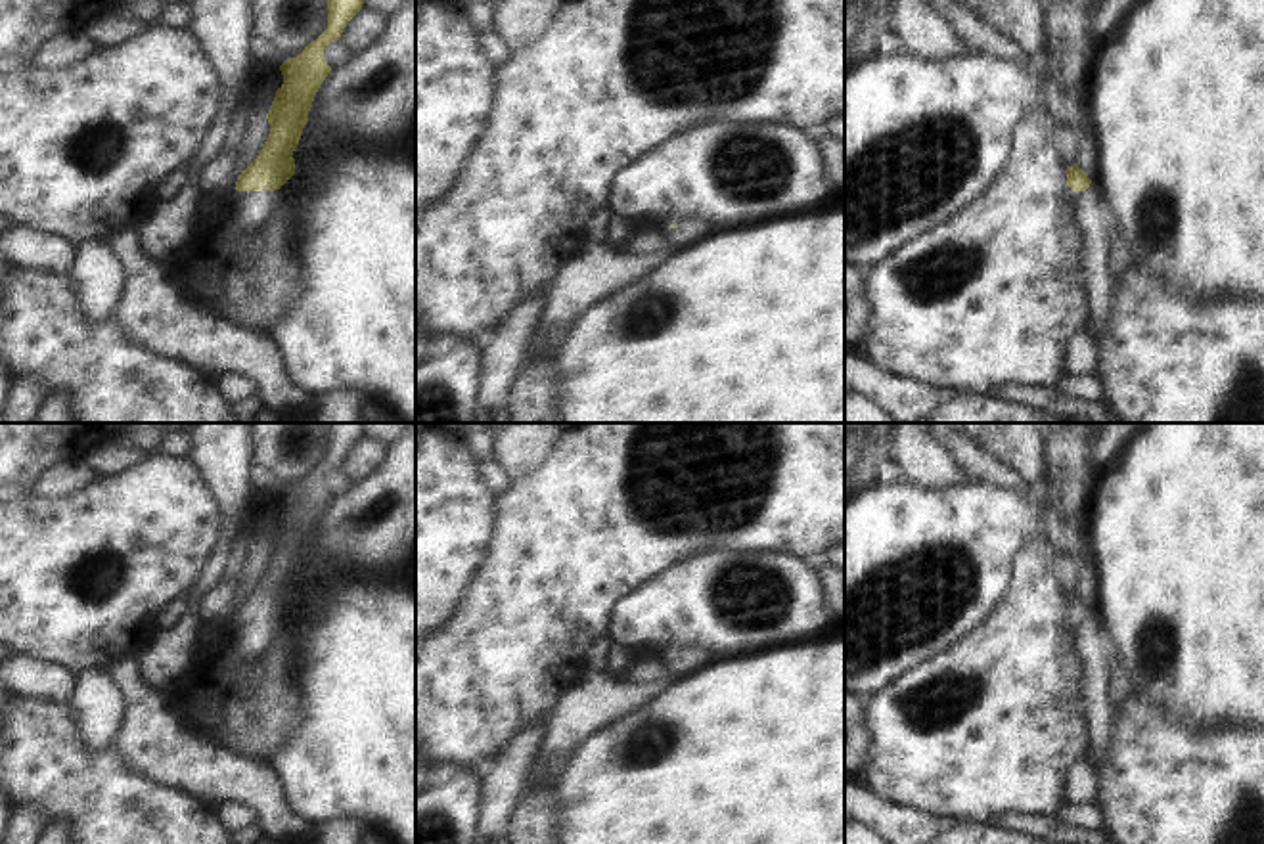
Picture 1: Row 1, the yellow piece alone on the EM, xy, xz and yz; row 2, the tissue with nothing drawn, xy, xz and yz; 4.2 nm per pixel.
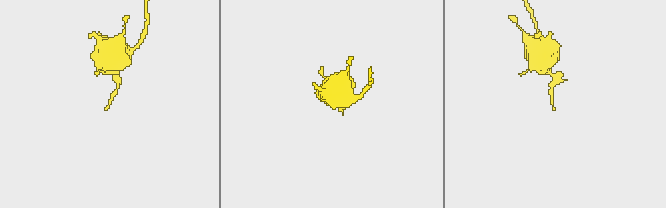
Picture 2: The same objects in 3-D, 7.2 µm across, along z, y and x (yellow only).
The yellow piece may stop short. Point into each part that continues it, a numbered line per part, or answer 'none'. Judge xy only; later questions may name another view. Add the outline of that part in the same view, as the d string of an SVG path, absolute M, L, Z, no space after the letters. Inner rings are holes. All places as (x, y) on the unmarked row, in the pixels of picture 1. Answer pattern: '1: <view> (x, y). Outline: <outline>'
1: xy (253, 640). Outline: M239 620L239 630L234 639L234 660L226 664L232 670L237 662L257 664L264 658L272 645L272 626L262 620Z

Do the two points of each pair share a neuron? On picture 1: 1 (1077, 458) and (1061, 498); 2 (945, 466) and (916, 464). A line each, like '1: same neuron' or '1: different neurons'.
1: same neuron
2: same neuron

